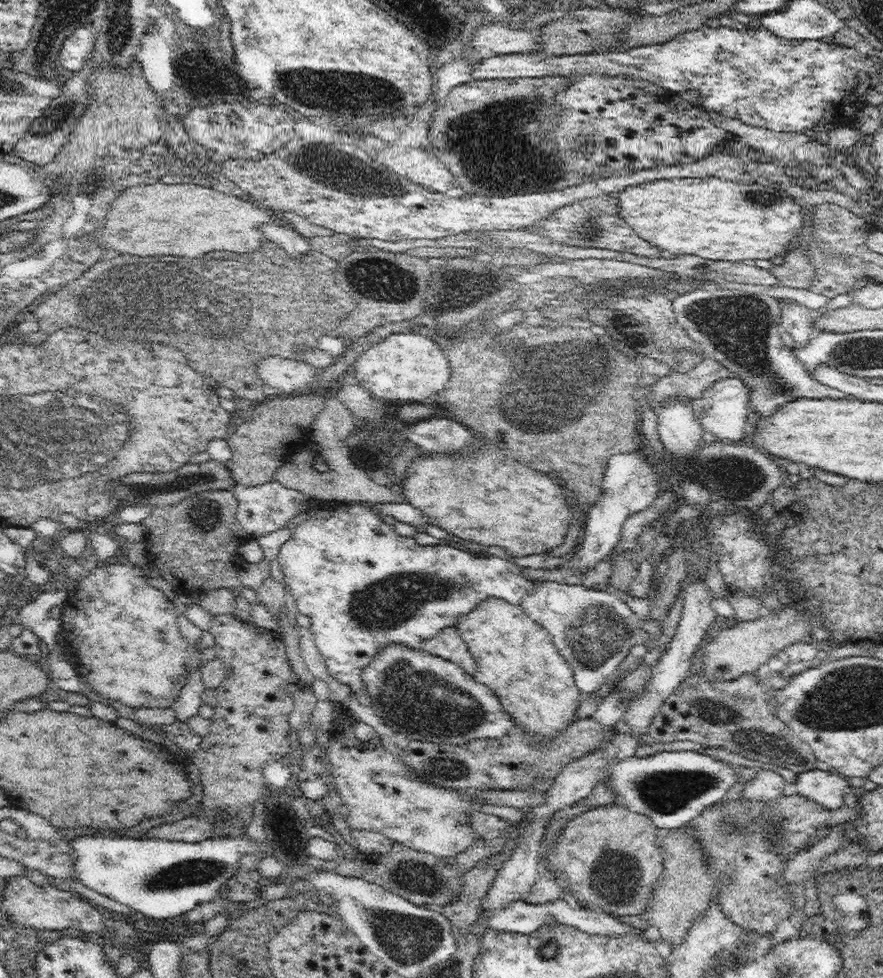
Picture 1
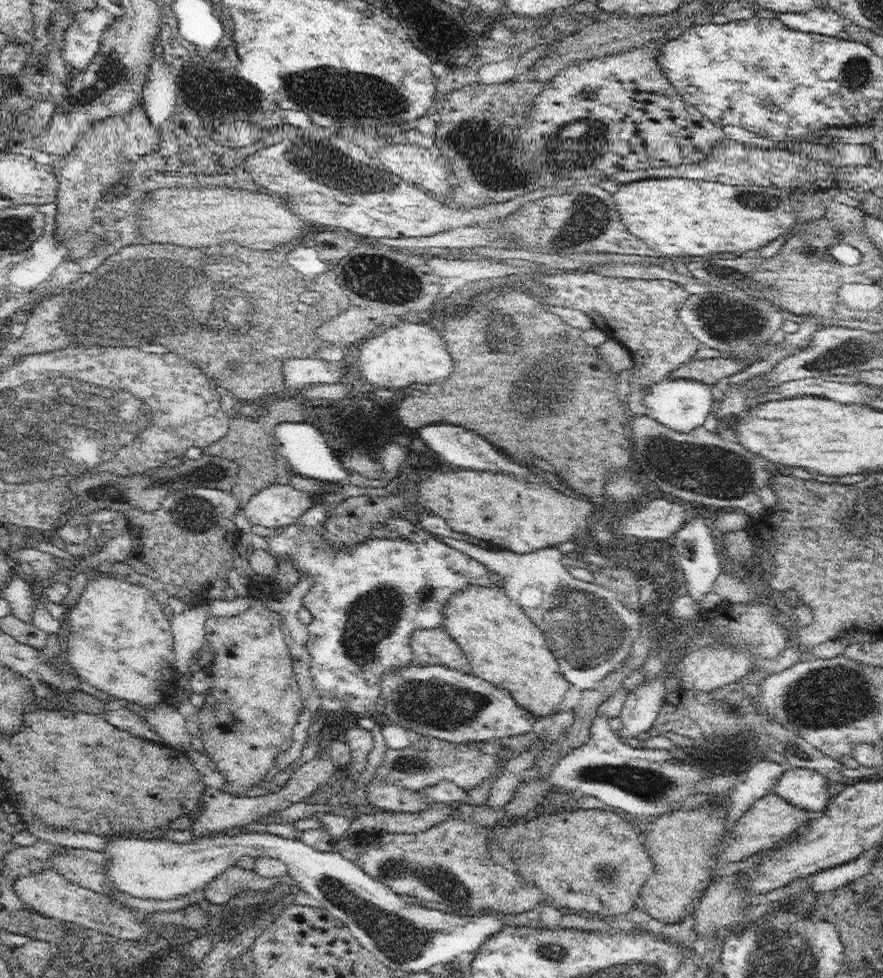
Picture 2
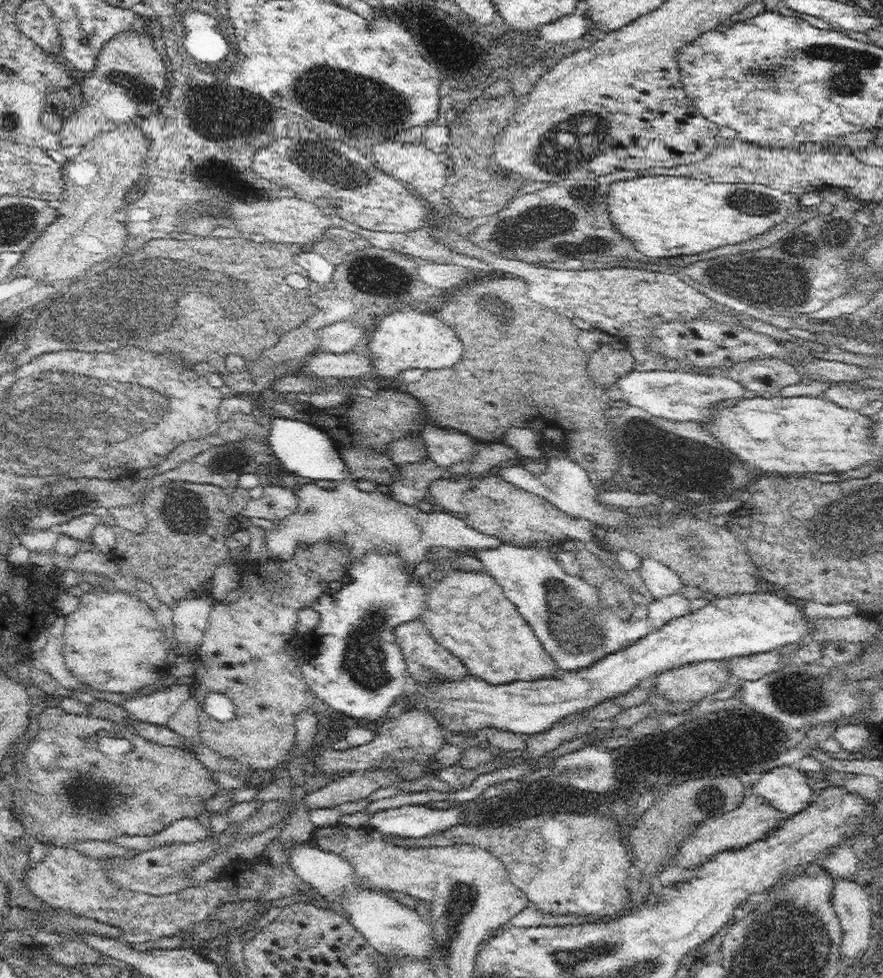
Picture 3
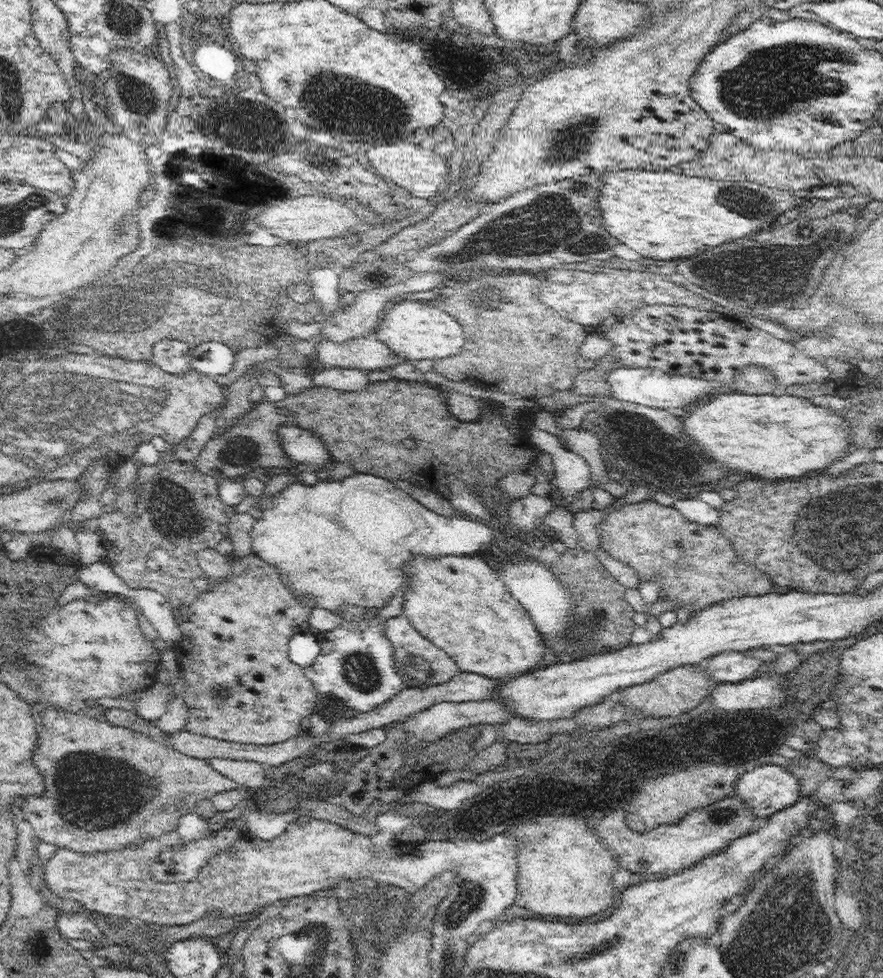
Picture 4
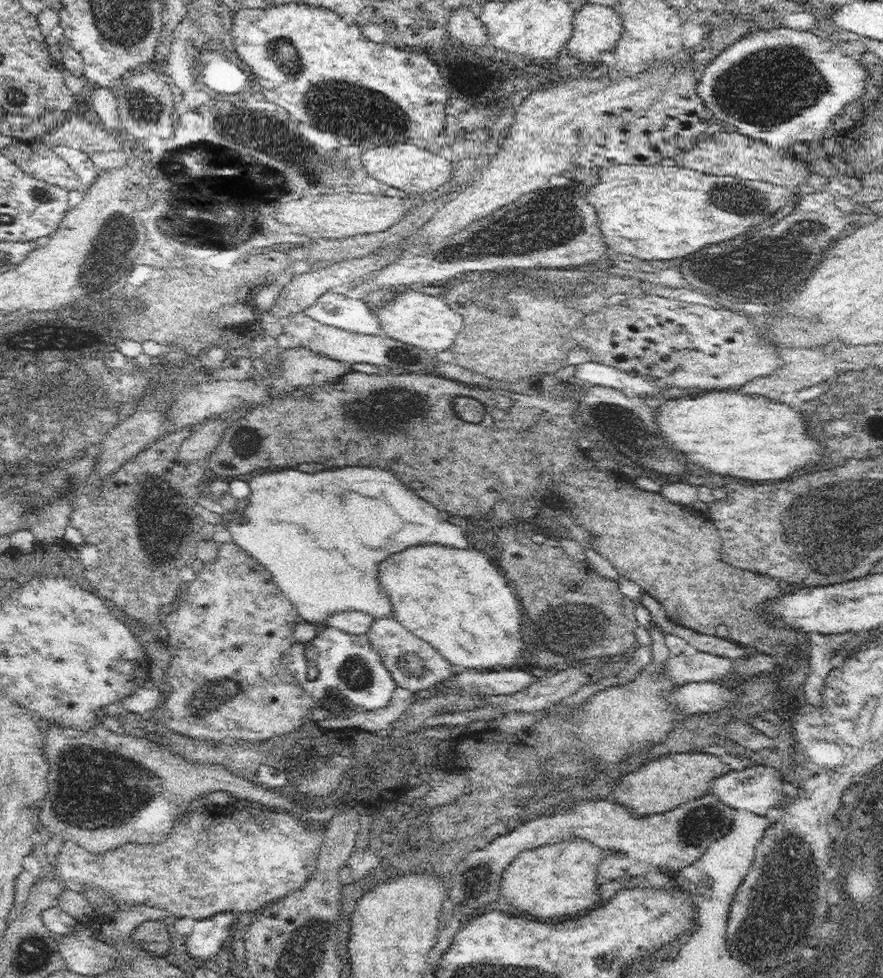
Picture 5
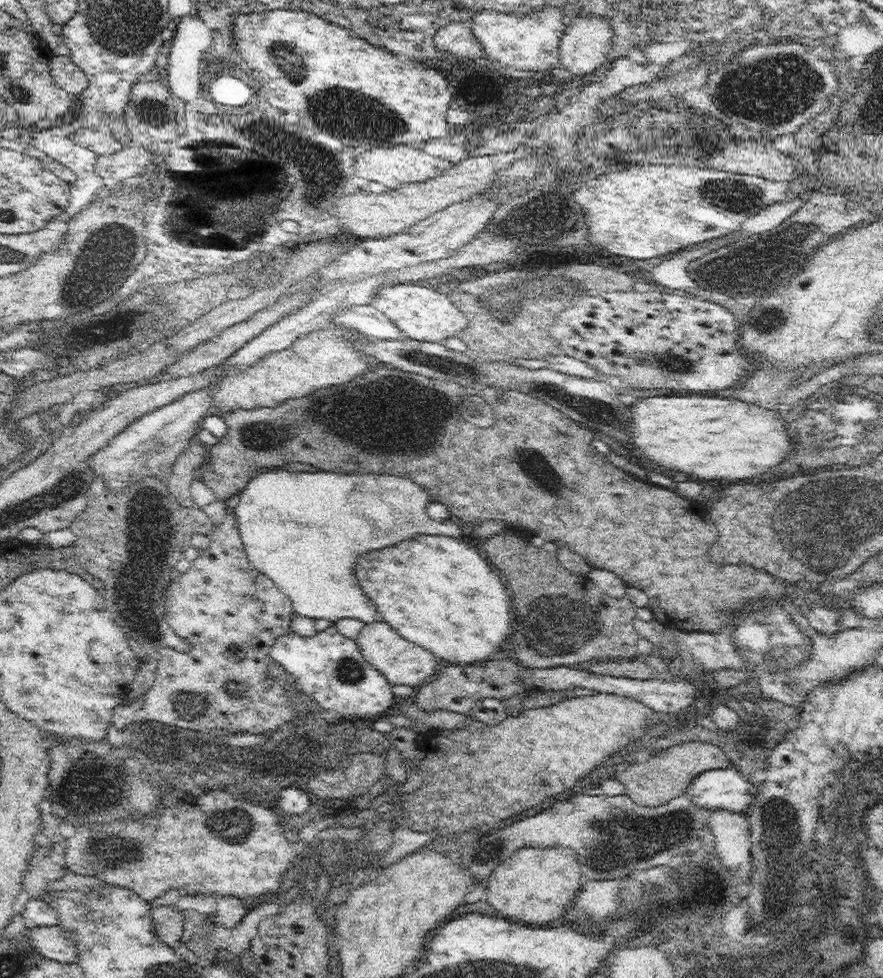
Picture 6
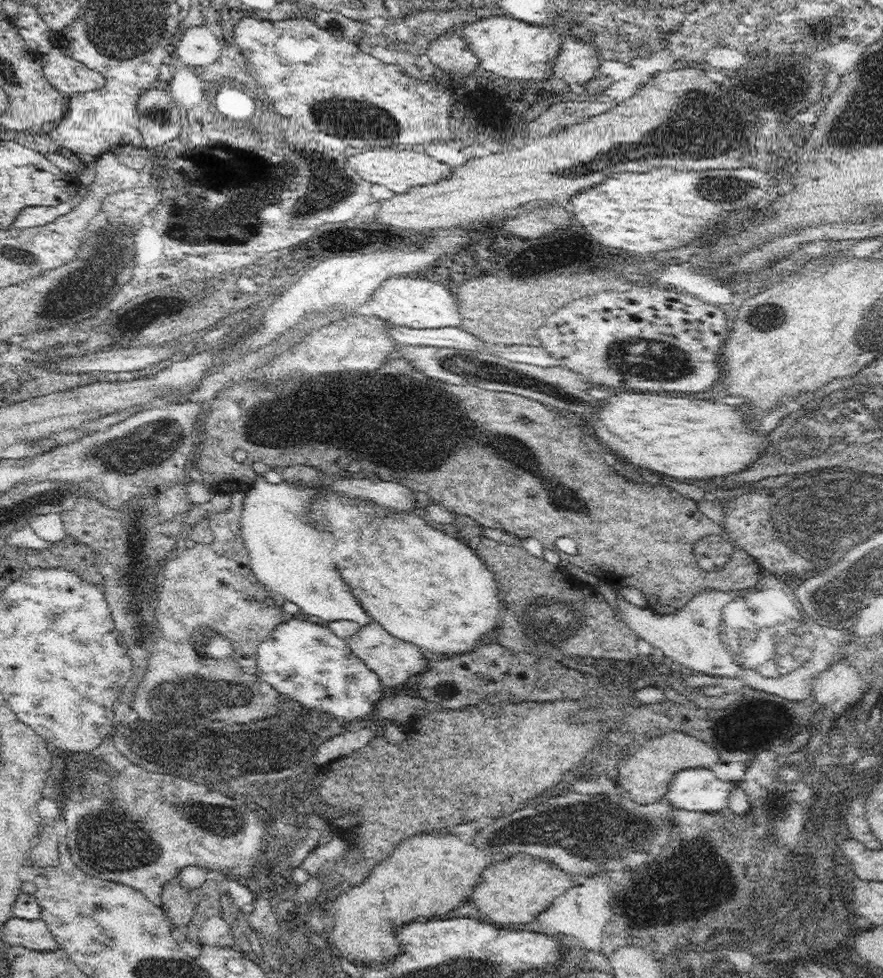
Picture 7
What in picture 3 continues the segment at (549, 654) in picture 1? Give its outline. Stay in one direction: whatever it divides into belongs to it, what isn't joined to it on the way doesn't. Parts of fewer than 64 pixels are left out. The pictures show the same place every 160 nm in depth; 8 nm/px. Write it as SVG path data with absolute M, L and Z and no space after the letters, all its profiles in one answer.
M456 573L430 587L427 592L427 605L421 621L428 627L432 636L454 656L462 658L470 675L477 676L493 685L513 682L536 683L537 680L559 678L554 659L544 650L530 626L522 618L518 609L503 593L501 587L488 573Z

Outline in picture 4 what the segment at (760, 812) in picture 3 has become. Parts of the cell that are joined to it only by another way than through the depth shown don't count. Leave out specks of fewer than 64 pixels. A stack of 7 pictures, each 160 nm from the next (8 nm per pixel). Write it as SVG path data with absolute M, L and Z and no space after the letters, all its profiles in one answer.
M736 795L732 798L722 800L718 804L712 804L708 808L700 808L695 811L690 811L677 825L662 825L655 831L644 833L643 835L636 835L629 829L626 822L626 810L616 809L609 815L596 822L596 829L604 839L608 848L611 848L618 856L621 864L628 869L632 875L642 877L657 877L665 878L673 876L686 868L692 867L698 860L702 860L711 852L722 850L726 848L733 840L748 836L754 832L754 828L758 828L759 819L756 816L755 809L752 805L748 805L748 801L744 797Z

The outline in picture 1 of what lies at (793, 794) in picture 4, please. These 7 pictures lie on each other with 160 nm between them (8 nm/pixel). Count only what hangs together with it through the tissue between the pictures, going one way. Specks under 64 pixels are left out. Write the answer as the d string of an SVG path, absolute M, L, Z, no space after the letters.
M815 769L800 773L796 784L799 795L804 795L834 812L844 807L853 782L842 774Z

